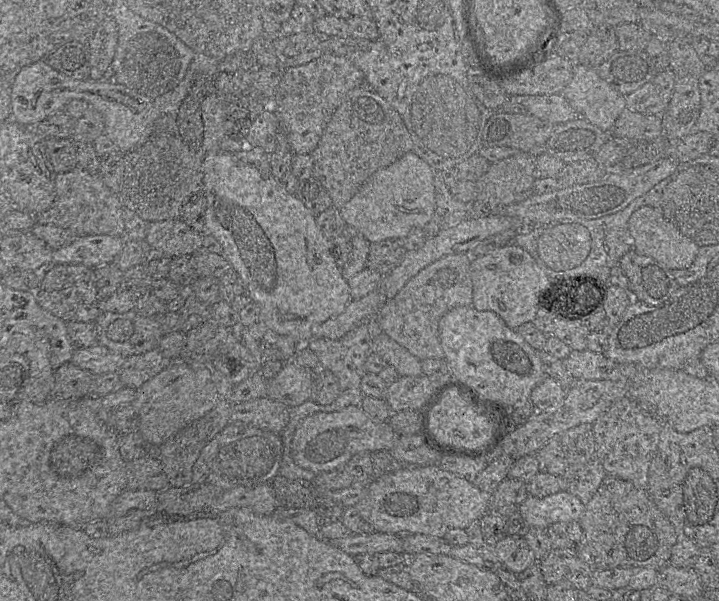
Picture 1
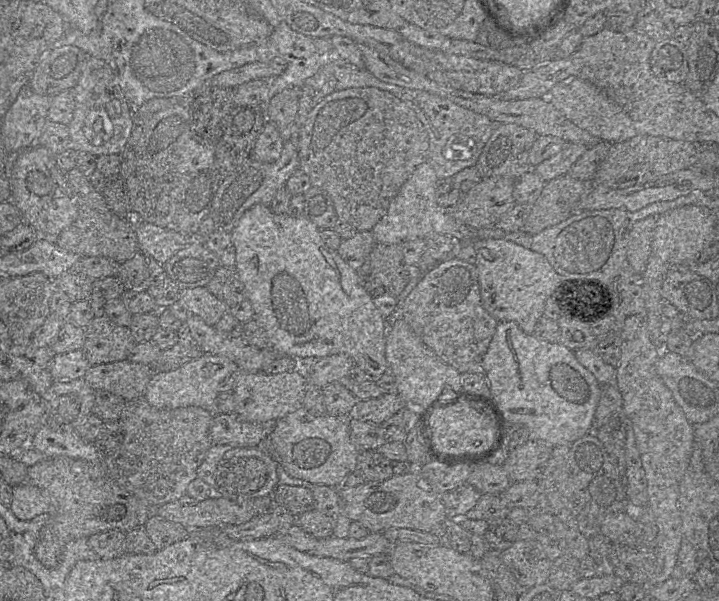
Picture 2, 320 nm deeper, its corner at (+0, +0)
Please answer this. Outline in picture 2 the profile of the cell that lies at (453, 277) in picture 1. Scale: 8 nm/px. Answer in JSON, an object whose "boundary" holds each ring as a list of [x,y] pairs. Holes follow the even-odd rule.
{"boundary":[[[451,258],[426,271],[402,302],[402,318],[444,363],[459,373],[484,375],[482,358],[499,322],[482,305],[475,264]]]}

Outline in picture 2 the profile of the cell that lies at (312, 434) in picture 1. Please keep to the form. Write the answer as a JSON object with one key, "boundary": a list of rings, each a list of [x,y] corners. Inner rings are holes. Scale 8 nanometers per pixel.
{"boundary":[[[302,406],[277,420],[272,442],[283,469],[290,476],[308,481],[314,486],[339,488],[346,477],[358,468],[361,450],[351,439],[350,416],[328,413],[315,416]]]}

